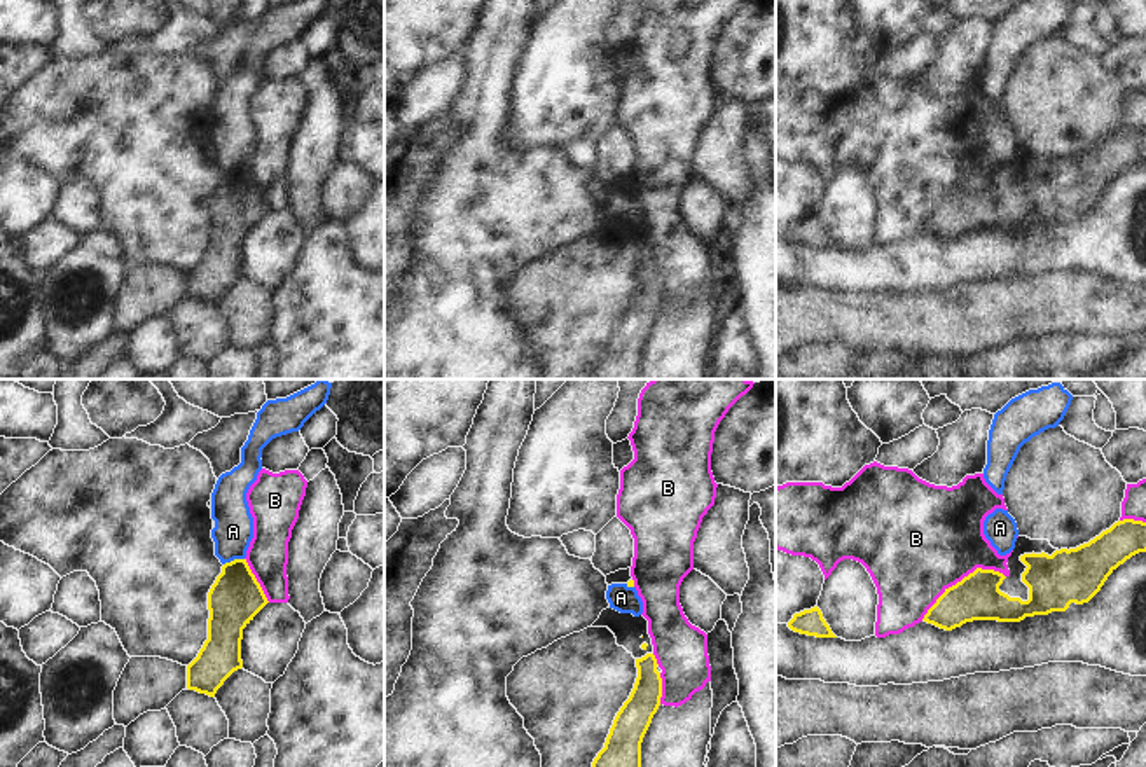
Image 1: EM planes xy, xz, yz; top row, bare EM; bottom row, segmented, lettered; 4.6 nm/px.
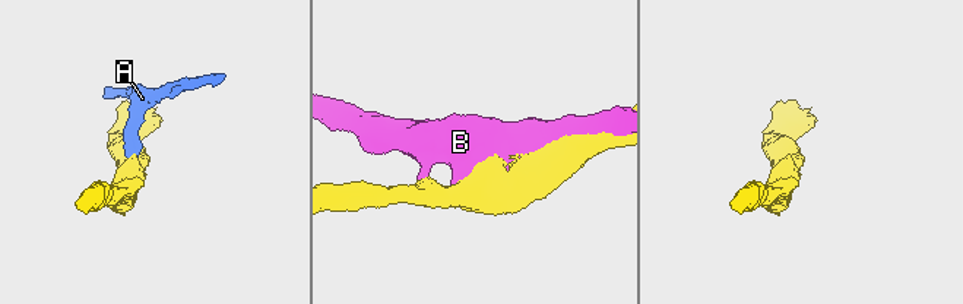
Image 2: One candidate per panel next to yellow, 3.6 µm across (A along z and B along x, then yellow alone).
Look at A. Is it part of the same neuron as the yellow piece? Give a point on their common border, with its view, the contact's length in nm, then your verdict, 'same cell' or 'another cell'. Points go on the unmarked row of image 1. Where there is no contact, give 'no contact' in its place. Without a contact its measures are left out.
xy (234, 168) | 100 nm | another cell

